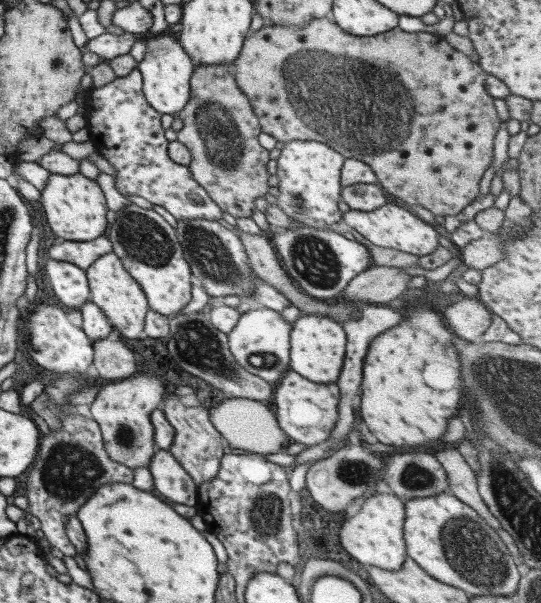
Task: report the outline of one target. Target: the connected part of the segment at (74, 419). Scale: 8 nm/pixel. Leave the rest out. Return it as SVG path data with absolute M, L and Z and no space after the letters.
M73 405L50 408L58 417L61 428L39 440L38 453L25 478L26 510L37 518L39 530L51 547L65 556L73 556L76 552L65 532L66 518L76 515L79 507L100 486L110 482L131 483L132 470L109 458L98 425L93 419L77 413Z

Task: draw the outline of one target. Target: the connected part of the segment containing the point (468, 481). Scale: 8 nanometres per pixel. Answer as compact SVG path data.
M442 448L434 453L434 457L443 467L448 480L448 490L457 500L468 504L493 529L500 528L498 520L488 511L482 502L476 487L476 474L459 455L456 448Z

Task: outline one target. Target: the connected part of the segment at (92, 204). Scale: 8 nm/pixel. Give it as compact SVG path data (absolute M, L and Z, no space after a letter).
M50 173L39 198L43 214L52 233L65 241L85 242L104 235L108 228L105 222L106 200L99 185L81 173L69 176Z

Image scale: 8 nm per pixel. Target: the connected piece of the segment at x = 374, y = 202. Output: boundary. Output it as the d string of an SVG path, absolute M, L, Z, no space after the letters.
M350 184L340 189L340 200L351 210L369 212L386 204L383 188L378 184Z

